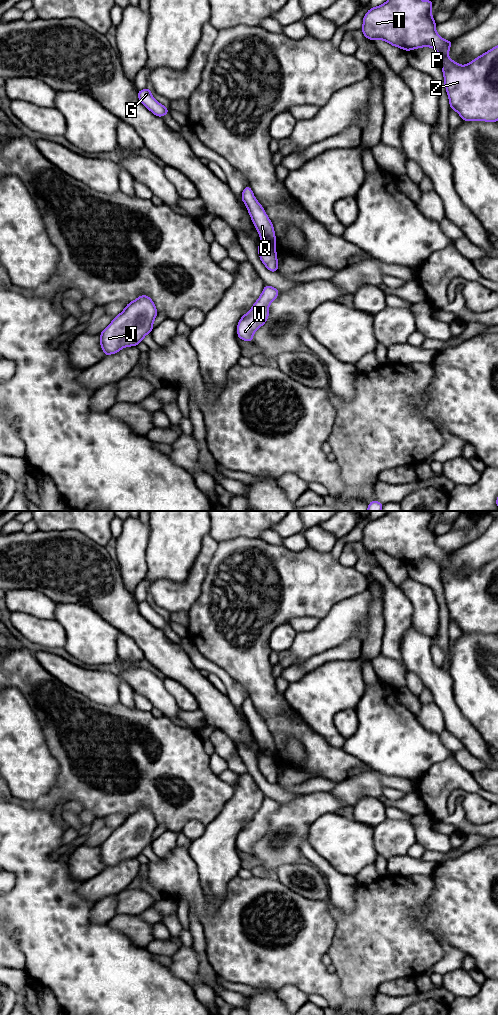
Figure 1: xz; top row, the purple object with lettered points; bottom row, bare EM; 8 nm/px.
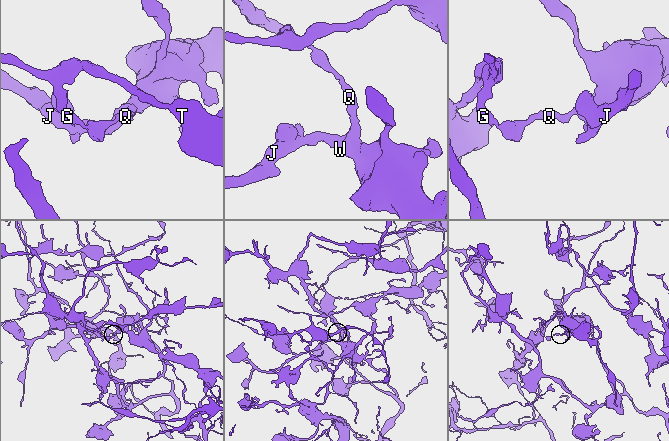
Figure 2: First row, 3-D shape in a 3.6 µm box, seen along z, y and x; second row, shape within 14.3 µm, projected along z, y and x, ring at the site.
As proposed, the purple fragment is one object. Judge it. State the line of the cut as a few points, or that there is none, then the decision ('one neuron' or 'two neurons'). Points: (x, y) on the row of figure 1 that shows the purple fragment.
cut xz (261, 241), (274, 247); two neurons

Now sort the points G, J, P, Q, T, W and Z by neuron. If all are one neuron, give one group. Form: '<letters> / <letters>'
G P Q T Z / J W

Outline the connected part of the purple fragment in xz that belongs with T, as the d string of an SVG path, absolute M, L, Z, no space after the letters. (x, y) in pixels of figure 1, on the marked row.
M388 0L385 3L370 8L363 17L362 32L369 40L384 40L394 47L410 51L422 47L431 47L441 57L441 68L444 85L449 98L450 109L455 110L463 121L498 121L498 45L472 60L467 65L459 65L449 58L448 53L453 40L447 41L436 32L436 22L431 14L431 0Z

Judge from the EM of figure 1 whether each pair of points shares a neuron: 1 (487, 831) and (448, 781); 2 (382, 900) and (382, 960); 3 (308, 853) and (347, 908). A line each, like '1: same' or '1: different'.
1: same
2: same
3: same

